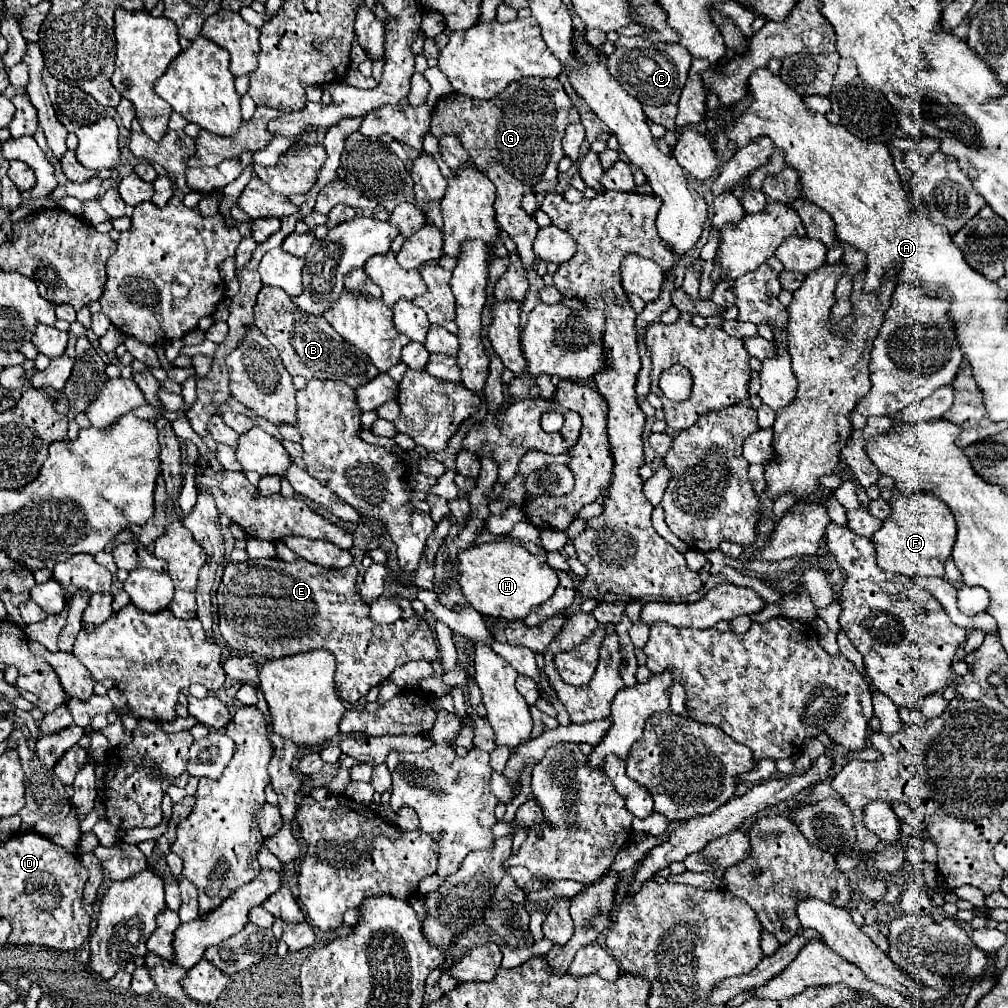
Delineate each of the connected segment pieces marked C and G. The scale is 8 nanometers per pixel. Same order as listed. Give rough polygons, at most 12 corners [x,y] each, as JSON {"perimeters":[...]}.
{"perimeters":[[[619,36],[611,76],[641,104],[677,104],[691,54]],[[521,78],[478,100],[451,92],[431,132],[457,134],[495,184],[495,220],[533,274],[537,222],[567,124],[559,80]]]}

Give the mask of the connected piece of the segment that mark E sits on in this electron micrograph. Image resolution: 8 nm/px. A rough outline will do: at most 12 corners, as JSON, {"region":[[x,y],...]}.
{"region":[[227,564],[221,636],[269,660],[329,650],[351,704],[439,646],[371,622],[355,566]]}

